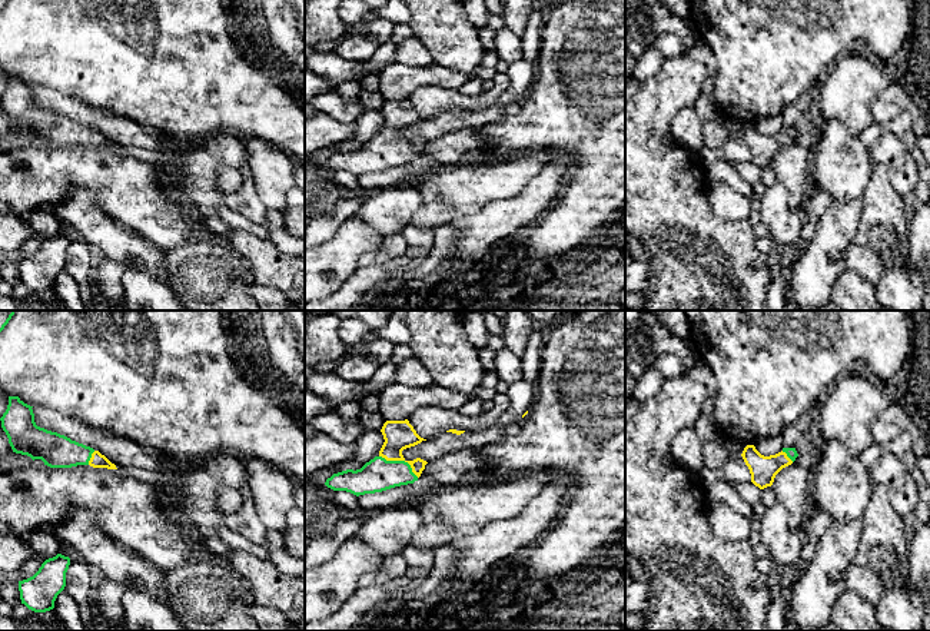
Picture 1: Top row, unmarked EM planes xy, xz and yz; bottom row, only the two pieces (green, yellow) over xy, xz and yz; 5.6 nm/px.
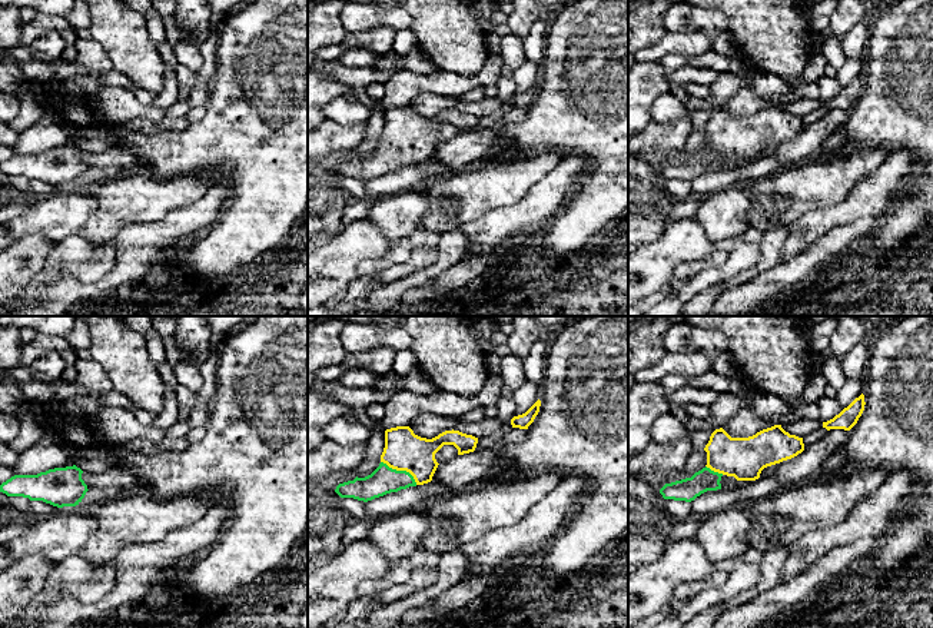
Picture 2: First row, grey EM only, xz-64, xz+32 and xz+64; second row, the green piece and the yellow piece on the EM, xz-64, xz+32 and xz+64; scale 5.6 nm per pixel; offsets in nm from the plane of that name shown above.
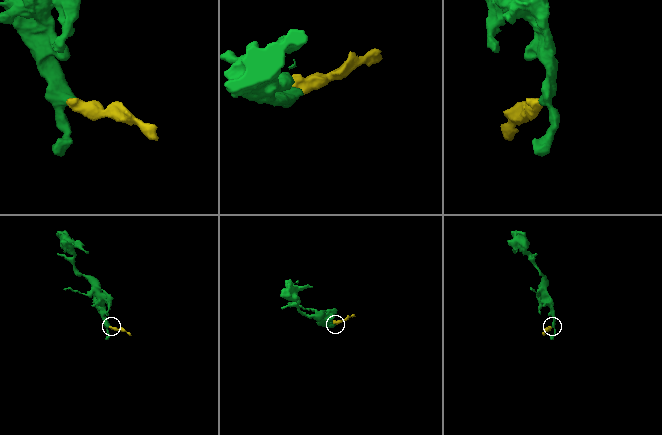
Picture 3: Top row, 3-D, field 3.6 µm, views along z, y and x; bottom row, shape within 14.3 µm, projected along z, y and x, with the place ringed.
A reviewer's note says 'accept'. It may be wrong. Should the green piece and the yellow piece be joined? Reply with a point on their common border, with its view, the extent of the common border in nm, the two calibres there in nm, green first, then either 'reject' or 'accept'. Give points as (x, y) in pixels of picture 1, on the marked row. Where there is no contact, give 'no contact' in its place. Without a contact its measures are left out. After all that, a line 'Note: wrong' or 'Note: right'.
contact xz (401, 461); length 260 nm; calibres 190 and 170 nm; accept
Note: right

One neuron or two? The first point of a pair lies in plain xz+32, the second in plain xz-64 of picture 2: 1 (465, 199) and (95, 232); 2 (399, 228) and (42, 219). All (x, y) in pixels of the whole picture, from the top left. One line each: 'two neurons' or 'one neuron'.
1: one neuron
2: one neuron

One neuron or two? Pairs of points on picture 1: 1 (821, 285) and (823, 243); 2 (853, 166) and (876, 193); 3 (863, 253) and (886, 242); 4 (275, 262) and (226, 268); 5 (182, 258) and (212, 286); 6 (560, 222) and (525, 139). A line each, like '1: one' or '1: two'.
1: one
2: two
3: two
4: two
5: one
6: one

